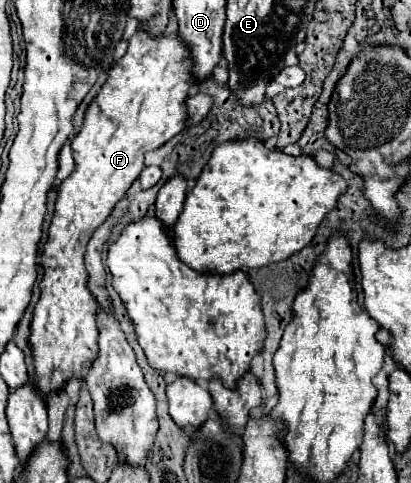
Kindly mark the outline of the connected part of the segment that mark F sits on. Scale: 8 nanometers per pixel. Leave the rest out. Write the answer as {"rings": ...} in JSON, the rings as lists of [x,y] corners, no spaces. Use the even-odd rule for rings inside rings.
{"rings":[[[137,31],[129,39],[127,53],[117,61],[117,65],[109,71],[107,81],[99,89],[97,97],[89,105],[83,121],[83,129],[73,139],[73,173],[61,183],[55,201],[55,213],[51,225],[47,229],[47,243],[39,257],[39,265],[43,267],[43,279],[39,283],[41,297],[33,311],[29,347],[33,355],[33,385],[47,399],[49,393],[63,391],[65,383],[71,377],[83,379],[97,359],[97,327],[95,327],[95,297],[87,289],[87,271],[83,263],[87,241],[93,231],[107,219],[113,207],[125,197],[131,183],[143,171],[143,155],[165,145],[169,139],[179,135],[187,121],[185,97],[191,87],[191,71],[187,71],[187,47],[179,43],[179,35],[163,35],[163,39],[147,39],[143,31]]]}

